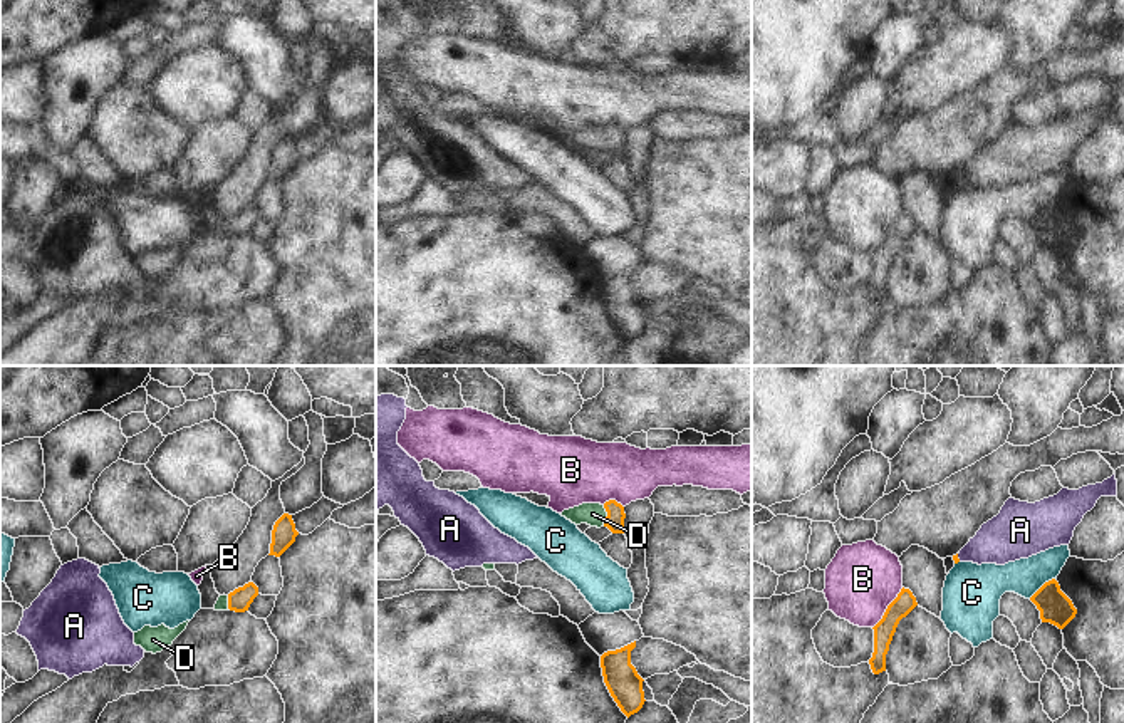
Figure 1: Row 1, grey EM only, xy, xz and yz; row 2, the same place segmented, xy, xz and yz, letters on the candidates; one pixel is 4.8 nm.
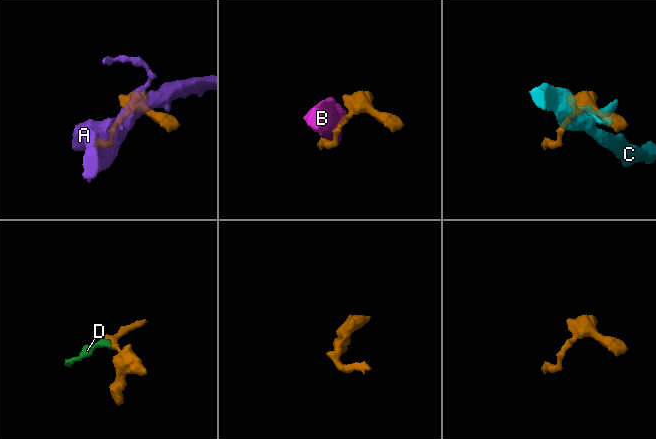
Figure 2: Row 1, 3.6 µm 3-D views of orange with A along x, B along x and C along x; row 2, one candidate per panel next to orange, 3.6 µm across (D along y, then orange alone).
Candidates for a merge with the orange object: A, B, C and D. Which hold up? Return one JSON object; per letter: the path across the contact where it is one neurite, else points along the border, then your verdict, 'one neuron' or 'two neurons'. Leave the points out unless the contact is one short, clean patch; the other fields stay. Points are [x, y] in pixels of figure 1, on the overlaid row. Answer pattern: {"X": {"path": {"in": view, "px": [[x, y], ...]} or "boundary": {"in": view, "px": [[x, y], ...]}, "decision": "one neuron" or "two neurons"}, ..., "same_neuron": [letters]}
{"A": {"boundary": {"in": "yz", "px": [[957, 554], [960, 561]]}, "decision": "two neurons"}, "B": {"boundary": {"in": "yz", "px": [[903, 587], [873, 628]]}, "decision": "two neurons"}, "C": {"decision": "two neurons"}, "D": {"path": {"in": "xz", "px": [[614, 520], [608, 515], [593, 514]]}, "decision": "one neuron"}, "same_neuron": ["D"]}

